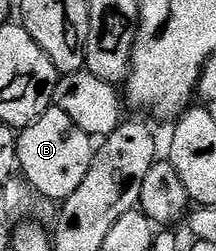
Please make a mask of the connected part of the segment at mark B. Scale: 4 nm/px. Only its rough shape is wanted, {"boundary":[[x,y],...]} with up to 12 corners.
{"boundary":[[50,106],[17,135],[24,182],[64,201],[91,169],[94,140]]}

